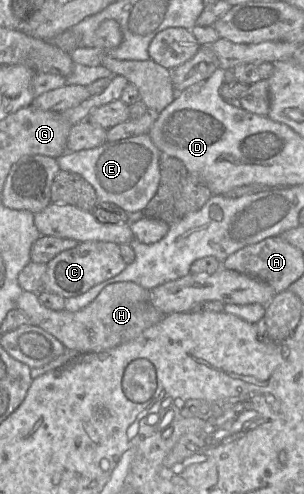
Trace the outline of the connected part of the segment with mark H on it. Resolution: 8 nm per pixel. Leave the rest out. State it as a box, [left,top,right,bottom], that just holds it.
[16,282,165,354]

